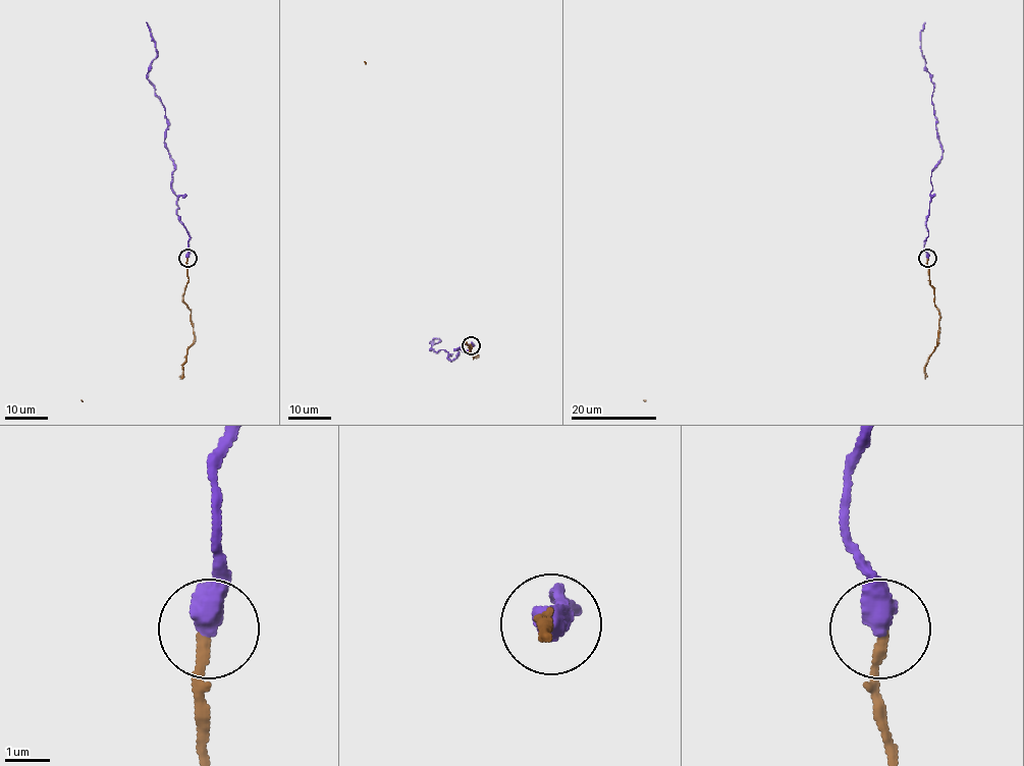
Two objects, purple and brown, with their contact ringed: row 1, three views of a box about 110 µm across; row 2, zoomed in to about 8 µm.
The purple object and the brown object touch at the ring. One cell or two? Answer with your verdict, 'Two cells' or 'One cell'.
One cell

